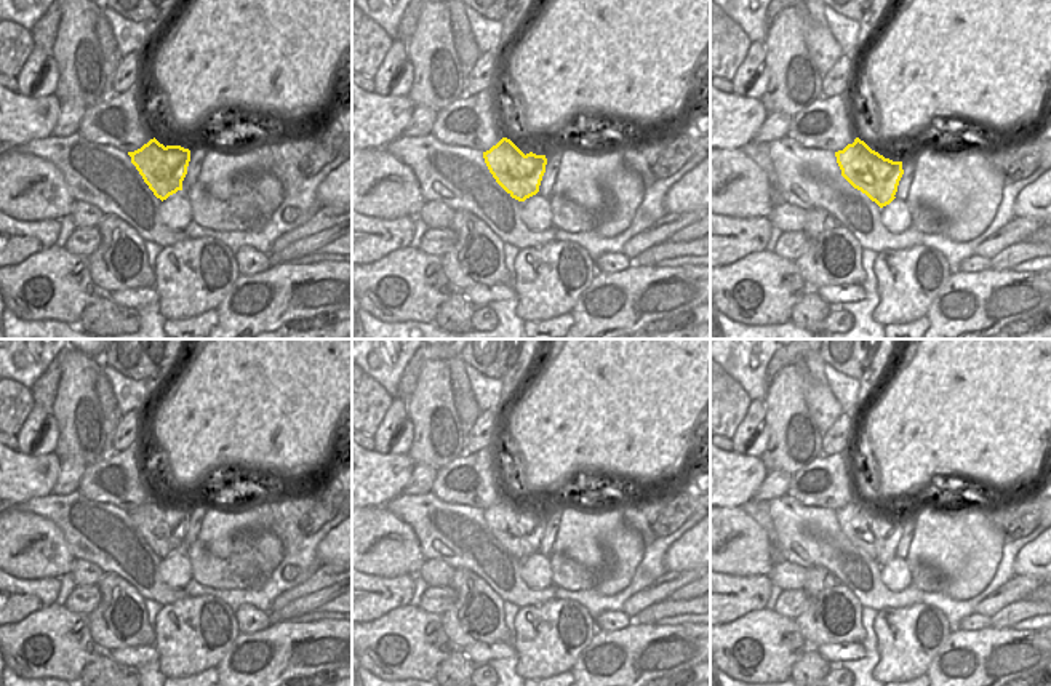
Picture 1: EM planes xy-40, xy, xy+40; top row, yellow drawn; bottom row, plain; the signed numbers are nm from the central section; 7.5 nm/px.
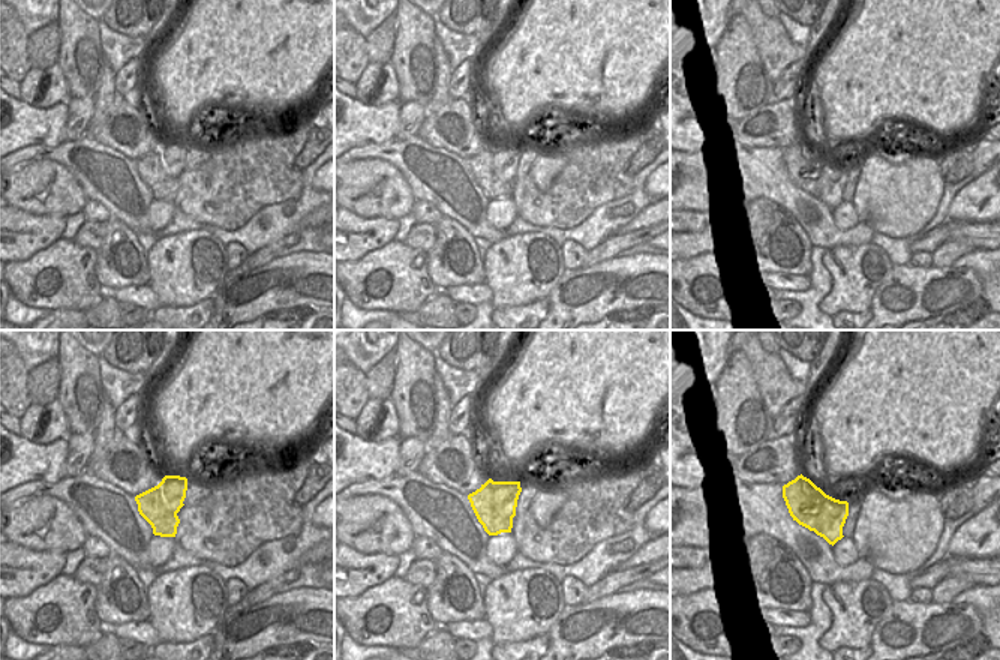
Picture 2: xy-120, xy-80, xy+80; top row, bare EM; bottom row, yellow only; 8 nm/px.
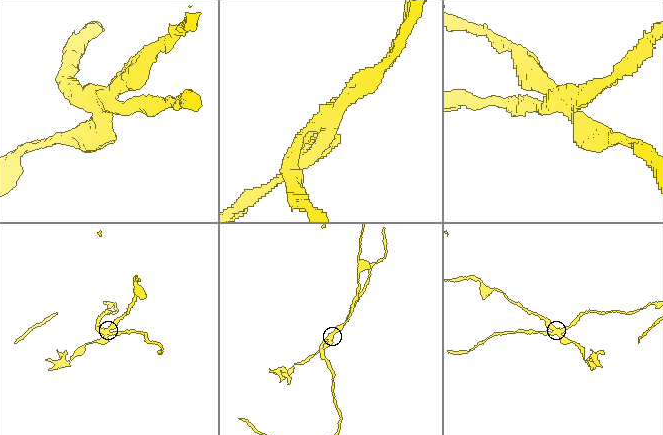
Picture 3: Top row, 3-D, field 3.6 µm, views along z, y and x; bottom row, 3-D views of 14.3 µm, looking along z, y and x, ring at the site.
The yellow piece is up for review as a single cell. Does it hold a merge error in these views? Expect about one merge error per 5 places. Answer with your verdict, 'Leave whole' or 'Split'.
Split

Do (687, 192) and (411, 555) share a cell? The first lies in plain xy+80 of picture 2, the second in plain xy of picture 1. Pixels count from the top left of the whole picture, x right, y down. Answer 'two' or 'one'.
one

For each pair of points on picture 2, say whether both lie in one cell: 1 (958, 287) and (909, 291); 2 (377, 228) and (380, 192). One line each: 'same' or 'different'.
1: same
2: different

